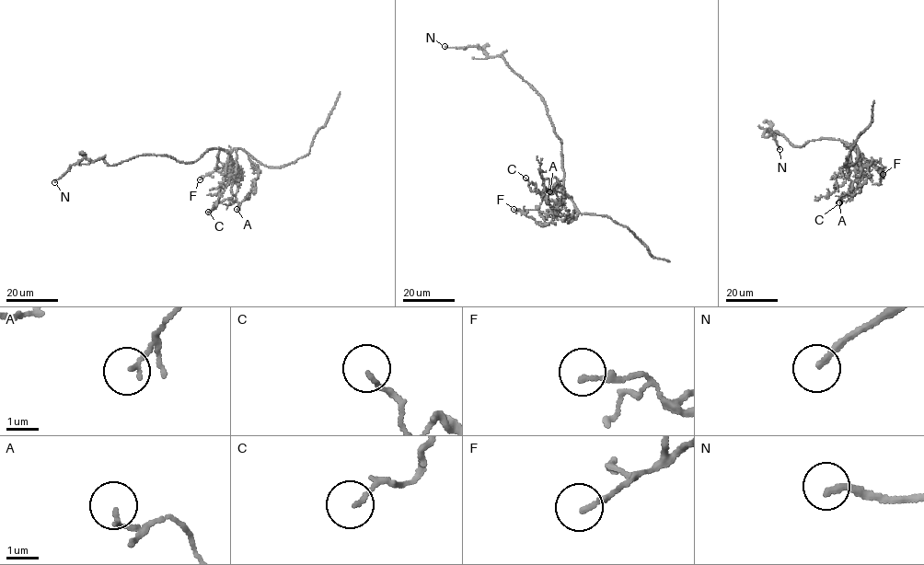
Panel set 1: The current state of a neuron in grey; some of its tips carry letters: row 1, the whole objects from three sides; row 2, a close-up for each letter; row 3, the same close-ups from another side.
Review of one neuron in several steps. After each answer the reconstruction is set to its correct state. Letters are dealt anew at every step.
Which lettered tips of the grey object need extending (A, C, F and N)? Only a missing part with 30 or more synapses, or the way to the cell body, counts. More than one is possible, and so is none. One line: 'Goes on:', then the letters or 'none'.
Goes on: none

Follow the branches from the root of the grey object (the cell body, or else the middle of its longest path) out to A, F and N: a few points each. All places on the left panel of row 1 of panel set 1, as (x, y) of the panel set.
A: (210, 149), (241, 148), (257, 165), (258, 178), (246, 196), (248, 200), (248, 197), (236, 209)
F: (210, 149), (220, 149), (218, 167), (200, 179)
N: (210, 149), (190, 162), (150, 155), (115, 165), (101, 158), (83, 158), (54, 182)

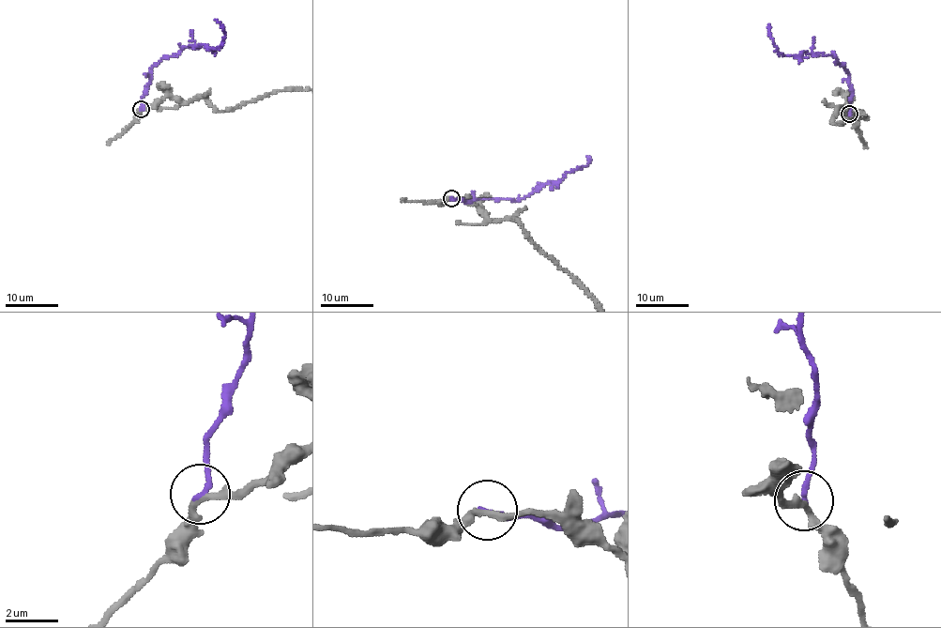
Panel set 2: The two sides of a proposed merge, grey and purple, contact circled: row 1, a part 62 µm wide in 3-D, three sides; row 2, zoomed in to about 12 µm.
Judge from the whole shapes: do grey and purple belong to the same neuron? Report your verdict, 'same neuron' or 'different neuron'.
different neuron

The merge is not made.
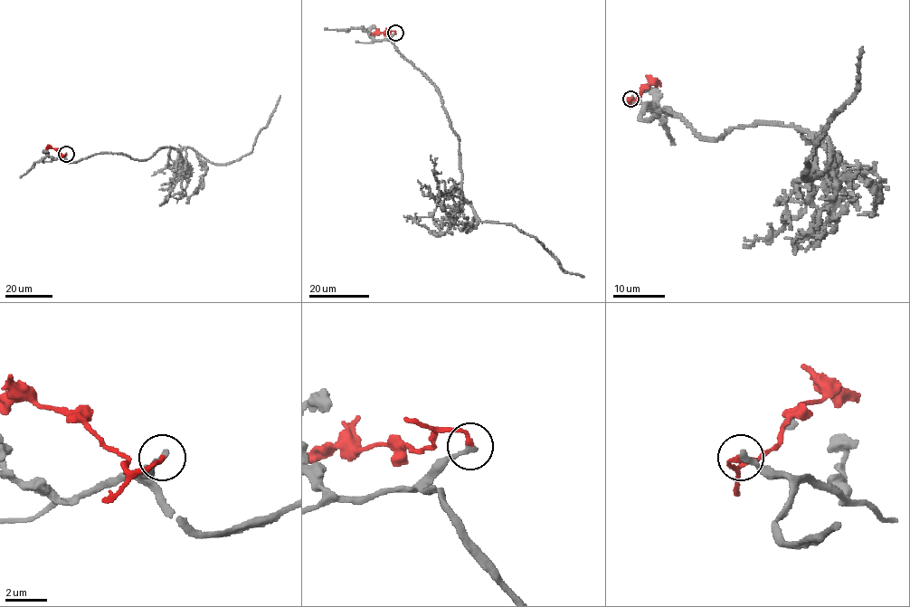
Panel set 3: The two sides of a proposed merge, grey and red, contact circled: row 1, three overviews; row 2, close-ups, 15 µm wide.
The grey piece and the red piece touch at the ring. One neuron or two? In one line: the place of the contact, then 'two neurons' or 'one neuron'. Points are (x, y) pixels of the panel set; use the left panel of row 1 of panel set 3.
place (66, 154); one neuron

